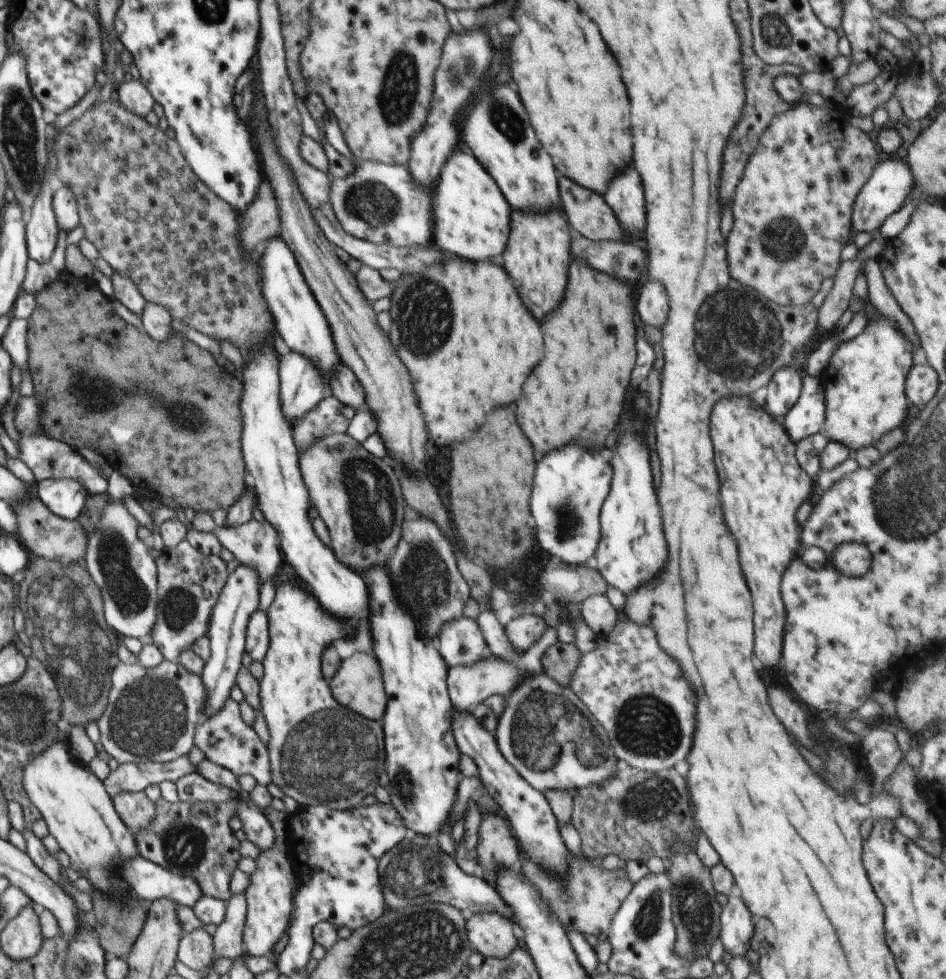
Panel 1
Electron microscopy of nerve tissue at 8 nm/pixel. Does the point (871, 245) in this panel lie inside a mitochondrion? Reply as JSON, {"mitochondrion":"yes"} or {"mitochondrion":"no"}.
{"mitochondrion":"no"}

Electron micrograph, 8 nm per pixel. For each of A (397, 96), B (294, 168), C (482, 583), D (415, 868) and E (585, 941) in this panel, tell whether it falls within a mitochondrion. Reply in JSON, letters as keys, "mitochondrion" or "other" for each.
{"A":"mitochondrion","B":"other","C":"other","D":"mitochondrion","E":"other"}

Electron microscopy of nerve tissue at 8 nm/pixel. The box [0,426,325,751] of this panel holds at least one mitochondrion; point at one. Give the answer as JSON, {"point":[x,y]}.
{"point":[64,608]}

